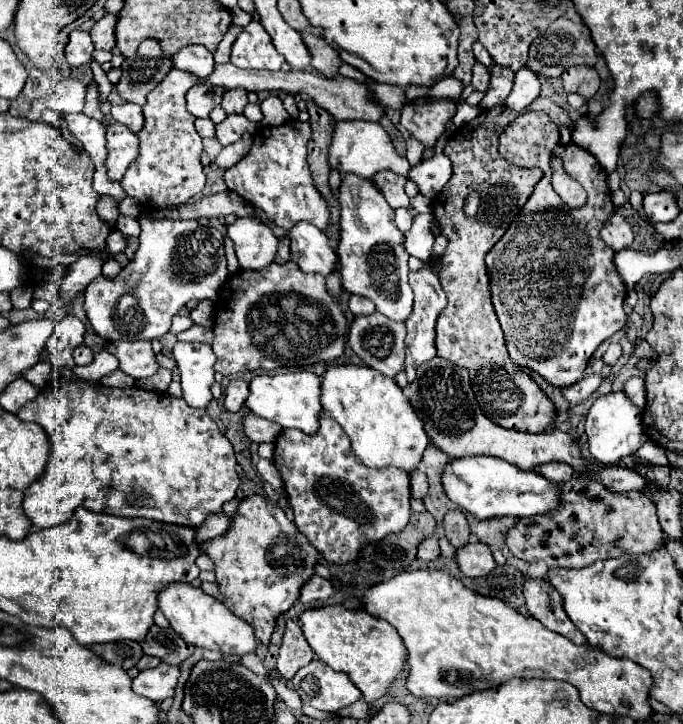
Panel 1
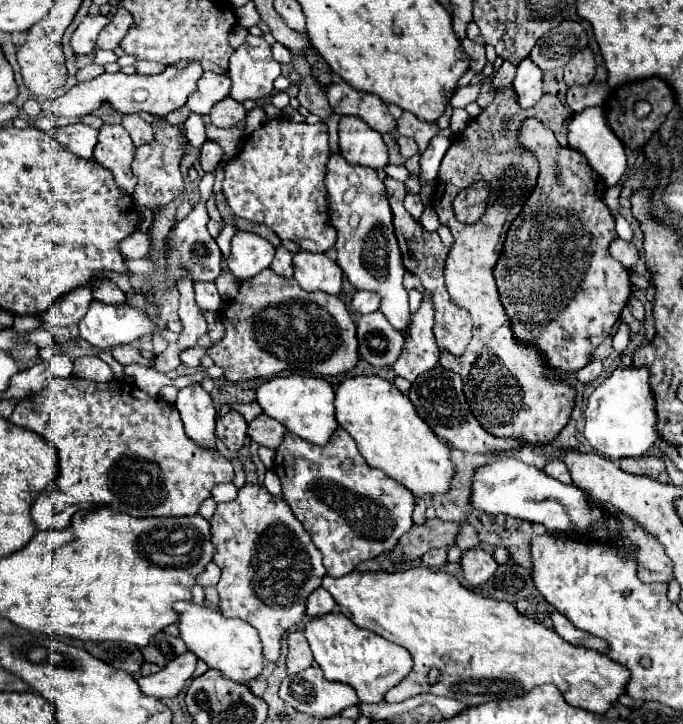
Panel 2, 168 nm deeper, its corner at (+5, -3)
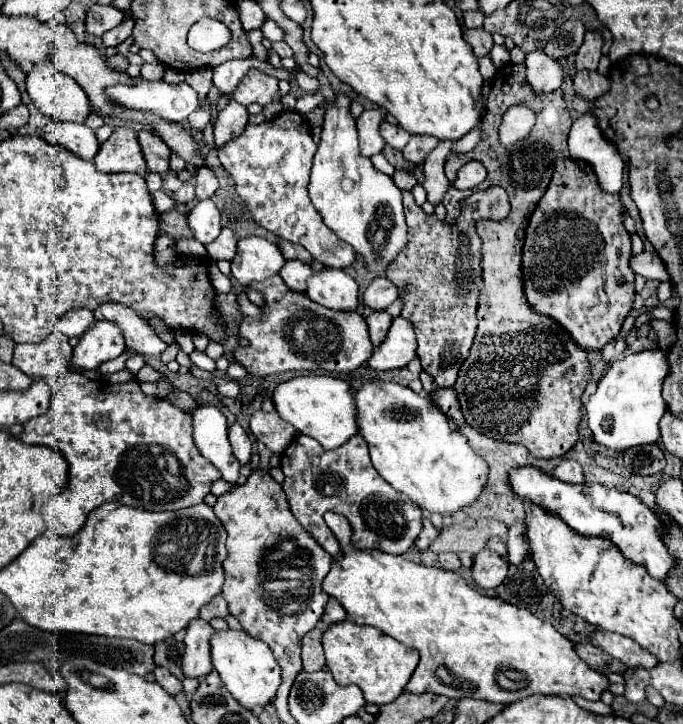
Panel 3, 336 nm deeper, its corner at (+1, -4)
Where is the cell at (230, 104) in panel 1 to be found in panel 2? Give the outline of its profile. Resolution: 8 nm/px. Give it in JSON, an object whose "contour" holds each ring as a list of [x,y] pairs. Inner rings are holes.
{"contour":[[[226,97],[222,101],[218,101],[212,111],[210,111],[210,119],[216,127],[234,127],[238,121],[242,121],[246,117],[246,109],[242,103],[234,101],[232,97]]]}

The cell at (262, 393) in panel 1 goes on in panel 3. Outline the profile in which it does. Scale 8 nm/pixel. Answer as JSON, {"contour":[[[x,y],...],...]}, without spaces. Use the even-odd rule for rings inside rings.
{"contour":[[[296,376],[288,382],[282,382],[274,390],[272,400],[276,412],[286,422],[290,422],[300,434],[318,440],[324,450],[336,450],[346,444],[354,434],[358,434],[358,410],[352,388],[346,380],[332,376]]]}

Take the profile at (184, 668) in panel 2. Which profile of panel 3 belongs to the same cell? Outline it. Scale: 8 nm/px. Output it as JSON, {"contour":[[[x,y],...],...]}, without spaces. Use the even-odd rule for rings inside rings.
{"contour":[[[196,618],[186,628],[186,652],[184,652],[184,664],[188,678],[202,678],[212,672],[212,660],[210,660],[210,638],[216,634],[216,630],[204,622],[202,618]]]}

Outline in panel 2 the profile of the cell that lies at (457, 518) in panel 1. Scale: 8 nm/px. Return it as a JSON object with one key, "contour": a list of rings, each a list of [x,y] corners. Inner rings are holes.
{"contour":[[[460,523],[460,531],[456,535],[456,545],[466,551],[470,547],[478,547],[478,537],[476,537],[476,529],[470,523]]]}

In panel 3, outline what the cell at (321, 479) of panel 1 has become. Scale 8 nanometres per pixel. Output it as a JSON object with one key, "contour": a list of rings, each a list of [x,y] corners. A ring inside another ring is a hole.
{"contour":[[[298,436],[298,442],[290,442],[290,446],[282,454],[280,464],[286,480],[282,484],[286,492],[286,500],[290,504],[290,512],[294,518],[310,532],[320,546],[324,546],[334,560],[340,558],[342,550],[338,540],[326,526],[322,514],[326,510],[344,514],[352,524],[352,542],[358,548],[376,548],[386,554],[404,554],[414,546],[414,540],[422,532],[422,510],[410,502],[404,494],[398,494],[384,478],[374,470],[368,454],[368,444],[362,436],[350,438],[350,442],[338,450],[326,452],[314,438]],[[354,448],[362,448],[362,456],[354,456]]]}

